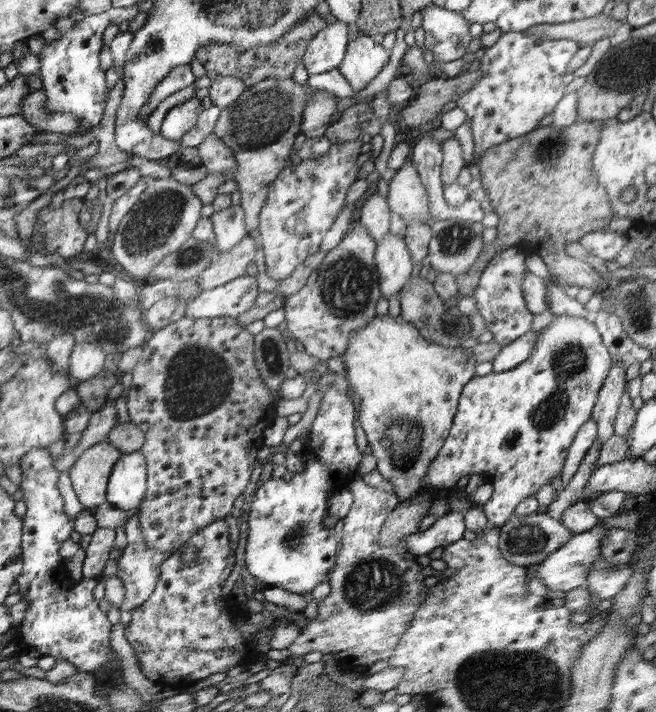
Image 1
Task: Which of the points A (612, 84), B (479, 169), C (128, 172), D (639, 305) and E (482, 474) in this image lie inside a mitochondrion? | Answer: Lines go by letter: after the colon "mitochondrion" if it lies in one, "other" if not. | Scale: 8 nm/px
A: mitochondrion
B: other
C: other
D: mitochondrion
E: other

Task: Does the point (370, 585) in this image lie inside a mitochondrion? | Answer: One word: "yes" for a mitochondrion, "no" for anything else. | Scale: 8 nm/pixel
yes

